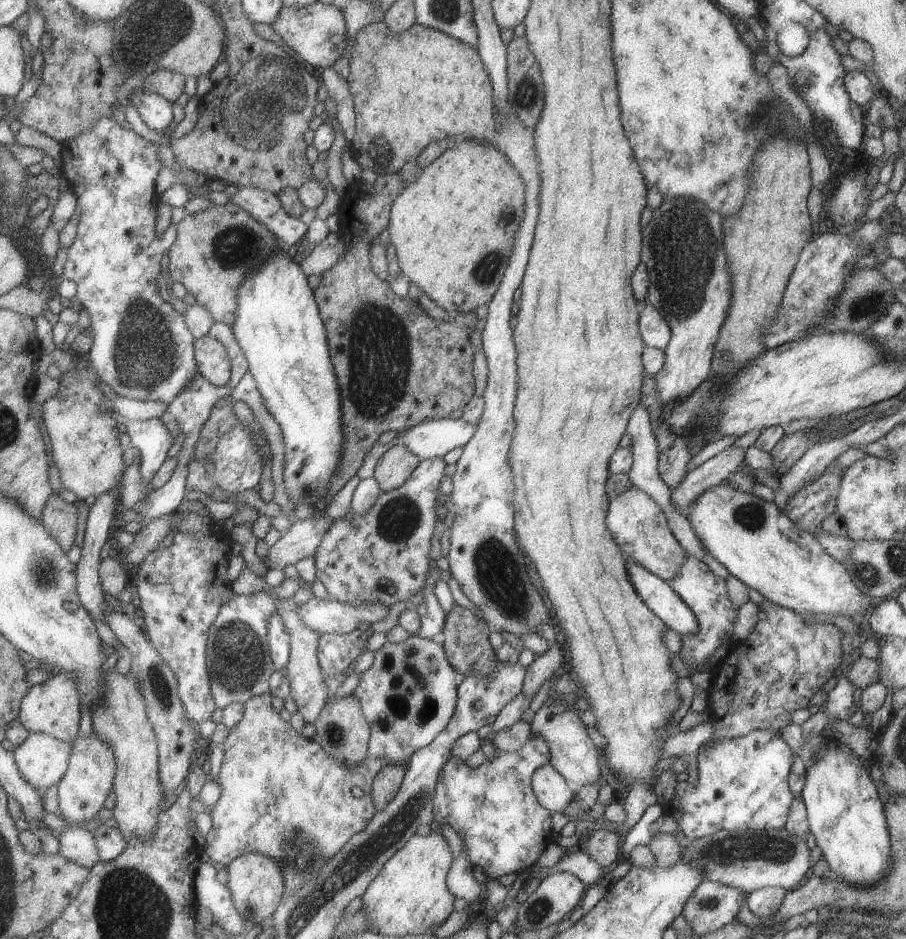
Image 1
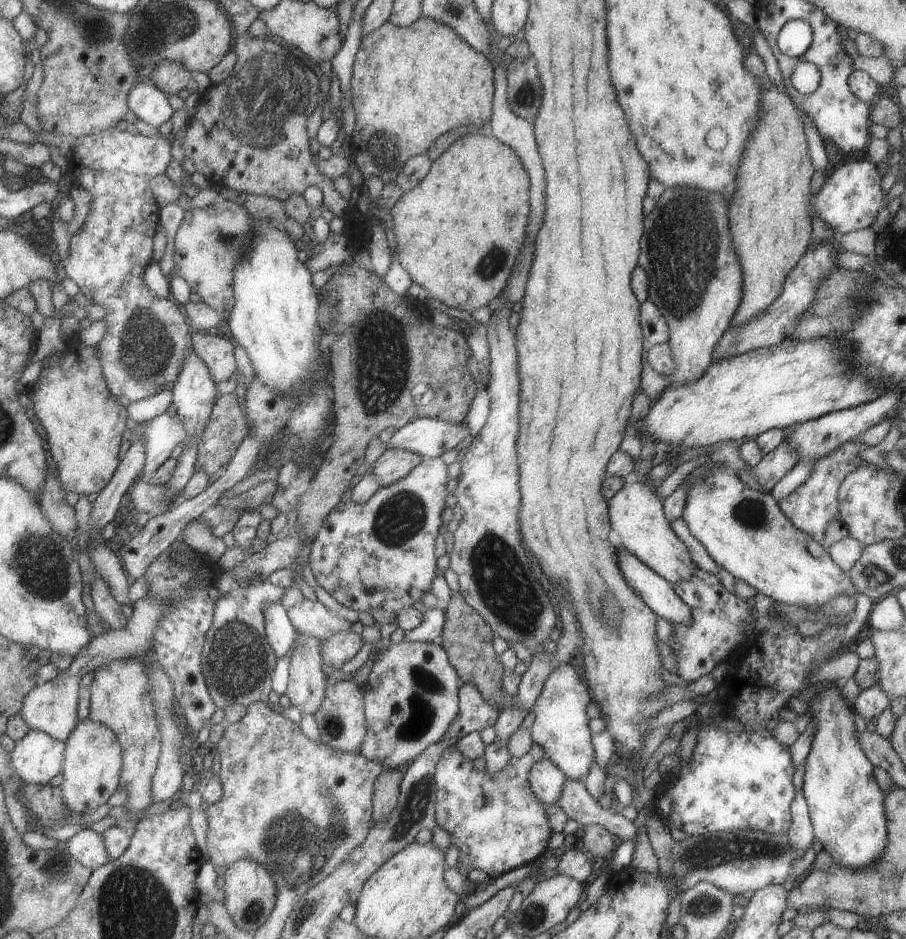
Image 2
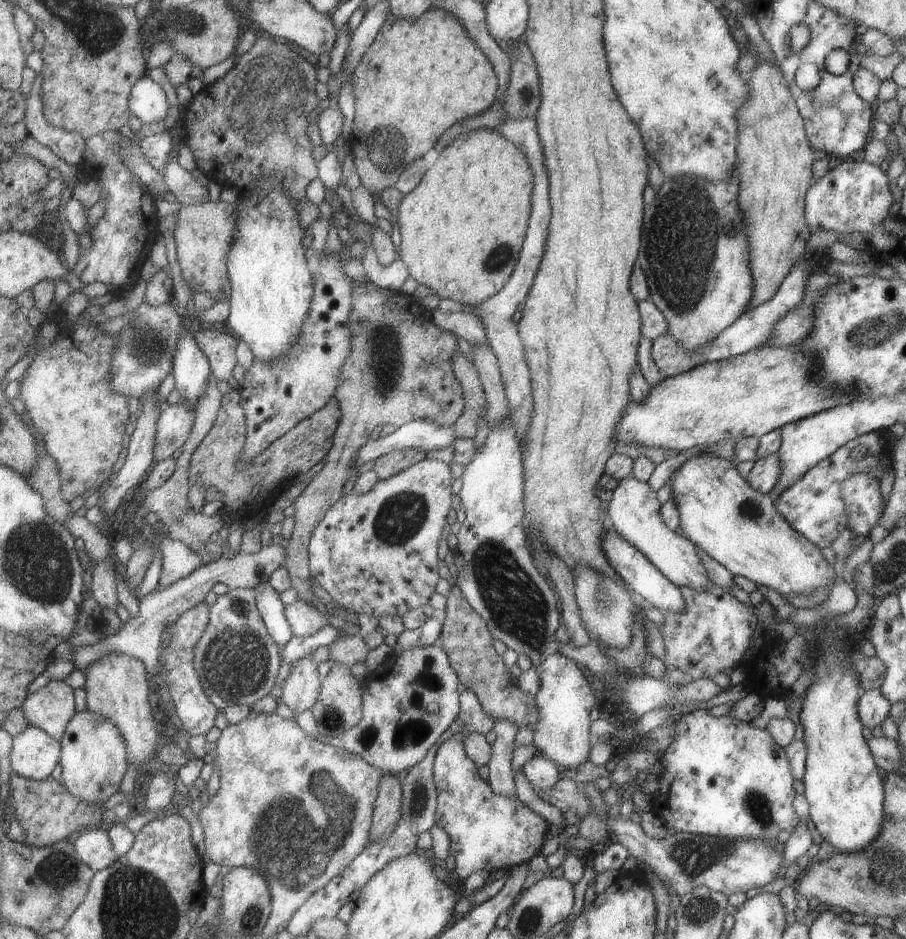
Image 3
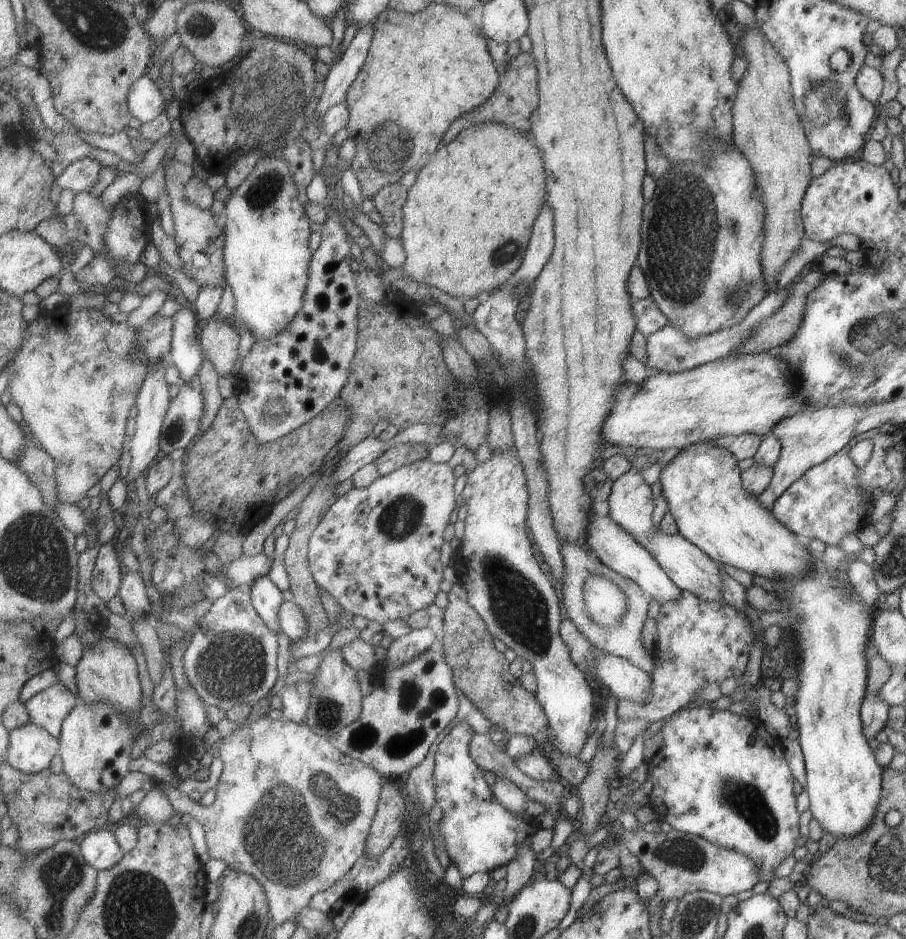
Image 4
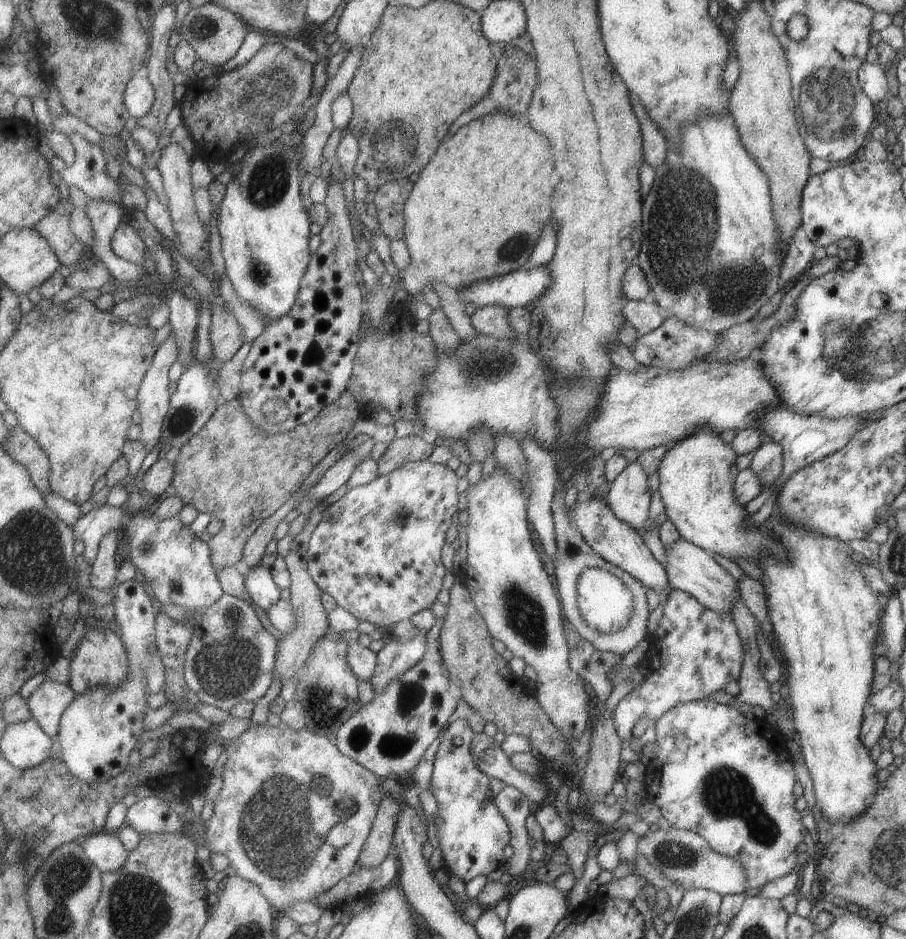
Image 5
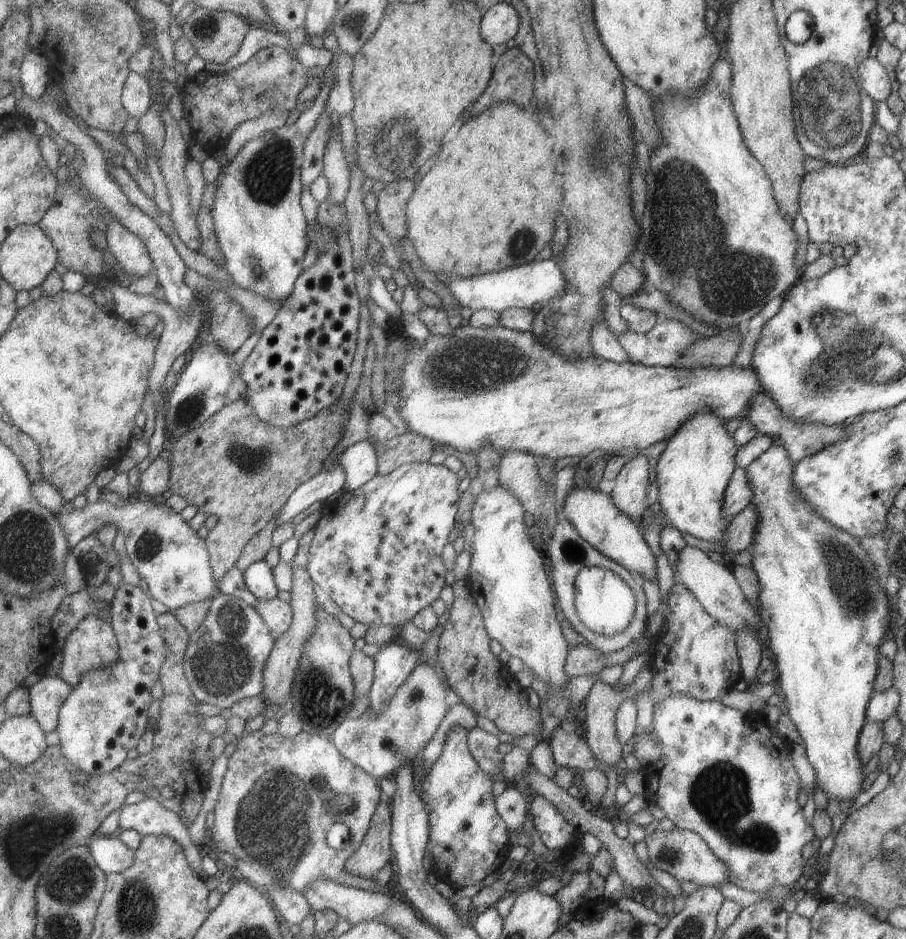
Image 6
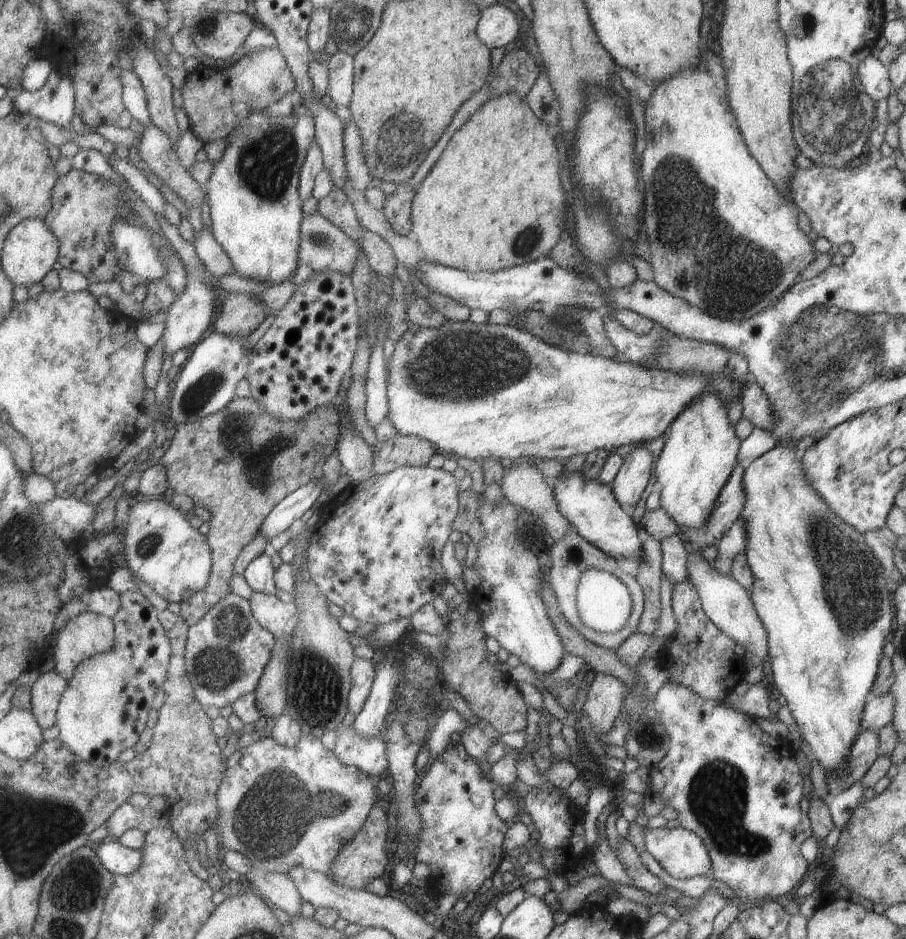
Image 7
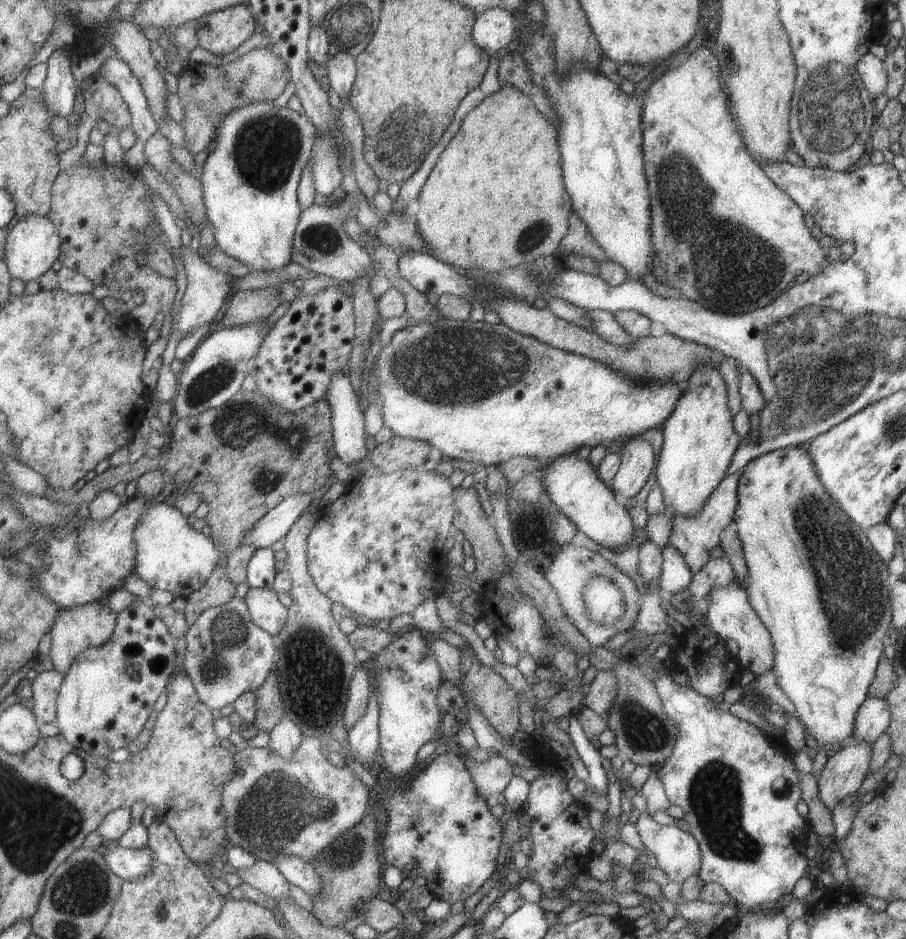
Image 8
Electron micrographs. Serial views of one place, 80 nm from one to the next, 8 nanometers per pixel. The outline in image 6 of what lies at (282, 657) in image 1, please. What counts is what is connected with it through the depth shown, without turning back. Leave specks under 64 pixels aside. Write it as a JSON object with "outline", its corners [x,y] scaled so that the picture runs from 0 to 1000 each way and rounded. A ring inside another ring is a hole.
{"outline":[[[291,595],[277,600],[267,607],[268,626],[275,627],[283,638],[300,638],[306,633],[300,606]]]}

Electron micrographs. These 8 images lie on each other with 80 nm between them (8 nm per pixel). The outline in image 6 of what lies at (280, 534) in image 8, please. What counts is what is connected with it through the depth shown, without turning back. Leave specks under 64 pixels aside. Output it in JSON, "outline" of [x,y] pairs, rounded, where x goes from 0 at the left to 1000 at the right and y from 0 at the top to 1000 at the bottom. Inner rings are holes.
{"outline":[[[373,494],[370,499],[354,501],[341,511],[332,514],[302,547],[304,562],[315,556],[320,556],[323,550],[334,545],[345,535],[358,536],[368,524],[379,520],[381,508],[379,497]]]}

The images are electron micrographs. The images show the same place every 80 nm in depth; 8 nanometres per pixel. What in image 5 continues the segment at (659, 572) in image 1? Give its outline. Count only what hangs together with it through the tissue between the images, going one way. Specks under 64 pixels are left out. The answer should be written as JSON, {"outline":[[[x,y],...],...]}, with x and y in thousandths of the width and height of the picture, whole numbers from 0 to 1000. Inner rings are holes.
{"outline":[[[694,492],[675,511],[672,523],[666,528],[677,547],[704,567],[713,556],[717,536],[714,508],[705,492]],[[749,574],[738,585],[734,585],[737,624],[749,627],[765,635],[779,649],[790,653],[805,653],[815,635],[813,619],[807,614],[795,602],[789,600],[784,589],[774,583],[763,579],[756,574]]]}

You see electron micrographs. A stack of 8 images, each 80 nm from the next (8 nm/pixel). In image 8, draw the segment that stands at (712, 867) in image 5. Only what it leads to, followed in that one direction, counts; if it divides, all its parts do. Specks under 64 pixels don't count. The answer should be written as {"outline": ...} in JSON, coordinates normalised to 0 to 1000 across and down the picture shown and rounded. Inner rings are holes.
{"outline":[[[705,865],[700,878],[708,899],[723,914],[724,922],[734,930],[738,938],[753,941],[760,933],[770,932],[774,924],[774,907],[772,899],[760,886],[749,884],[745,879],[730,880],[713,865]]]}

